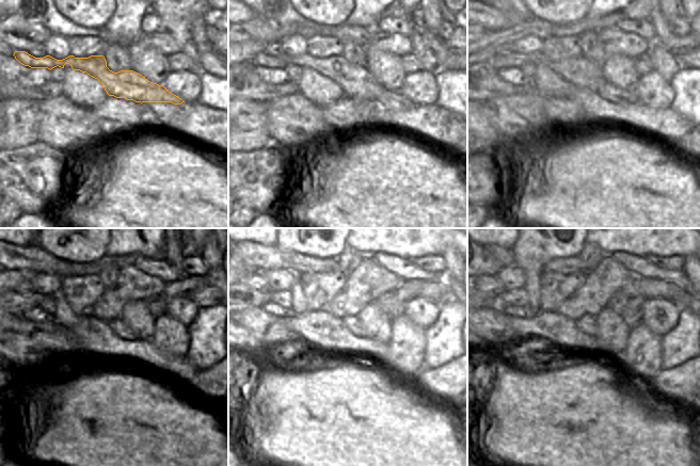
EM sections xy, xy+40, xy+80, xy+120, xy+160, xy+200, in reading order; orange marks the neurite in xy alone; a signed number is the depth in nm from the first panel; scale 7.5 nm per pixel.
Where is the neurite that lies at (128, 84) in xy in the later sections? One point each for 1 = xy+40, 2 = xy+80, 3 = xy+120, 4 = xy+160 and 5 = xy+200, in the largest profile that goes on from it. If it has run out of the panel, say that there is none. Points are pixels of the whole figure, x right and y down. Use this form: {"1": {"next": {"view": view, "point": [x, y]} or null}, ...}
{"1": {"next": {"view": "xy+40", "point": [356, 82]}}, "2": {"next": {"view": "xy+80", "point": [578, 70]}}, "3": {"next": {"view": "xy+120", "point": [21, 302]}}, "4": {"next": {"view": "xy+160", "point": [258, 299]}}, "5": {"next": {"view": "xy+200", "point": [492, 302]}}}

